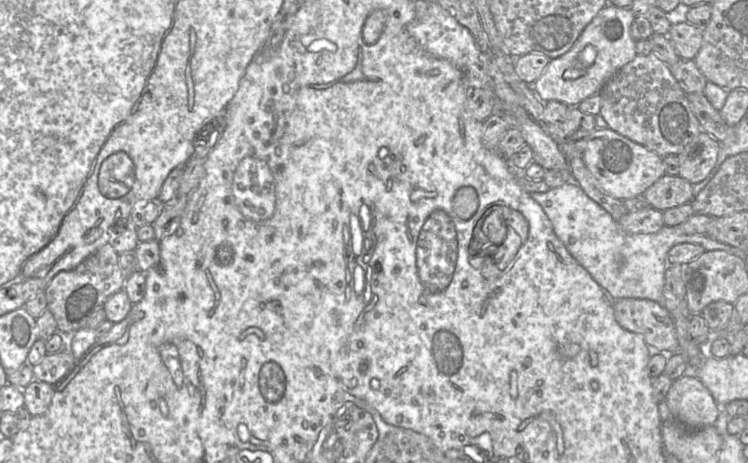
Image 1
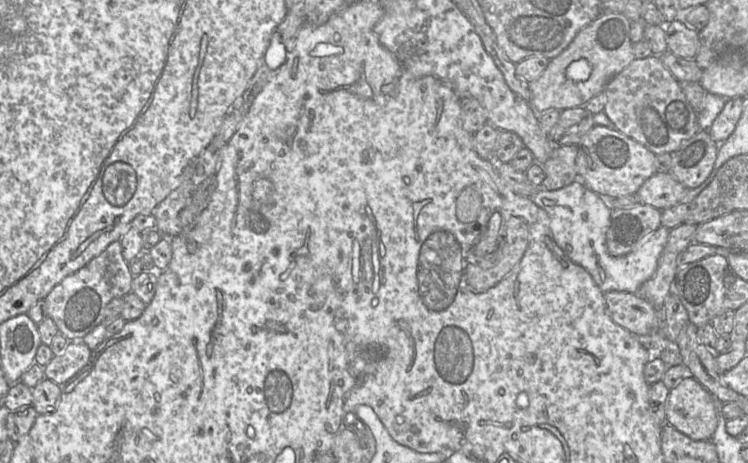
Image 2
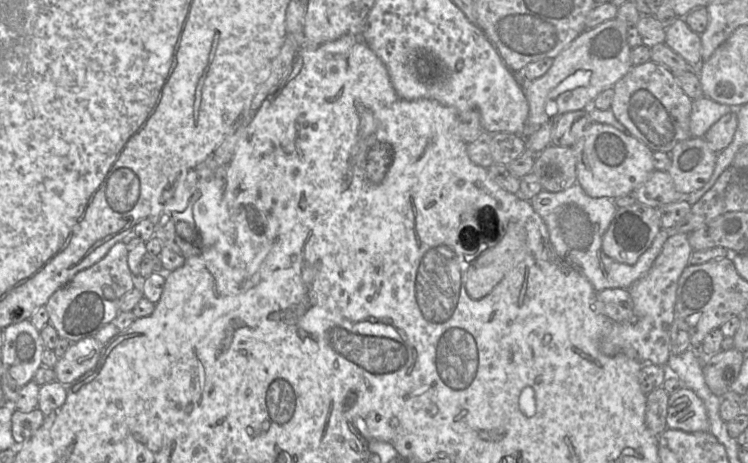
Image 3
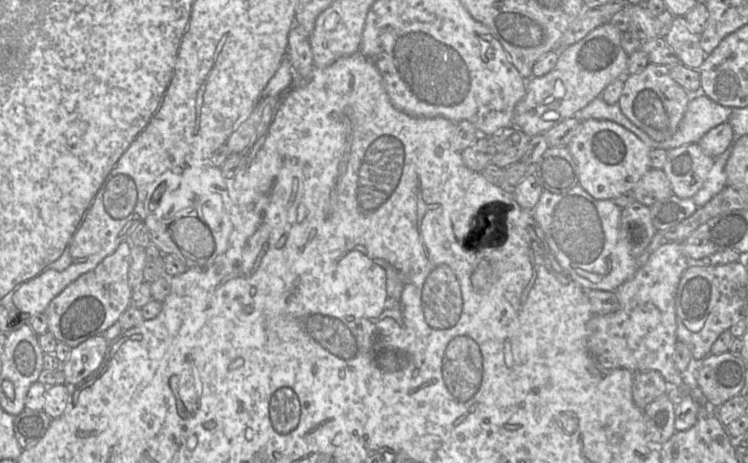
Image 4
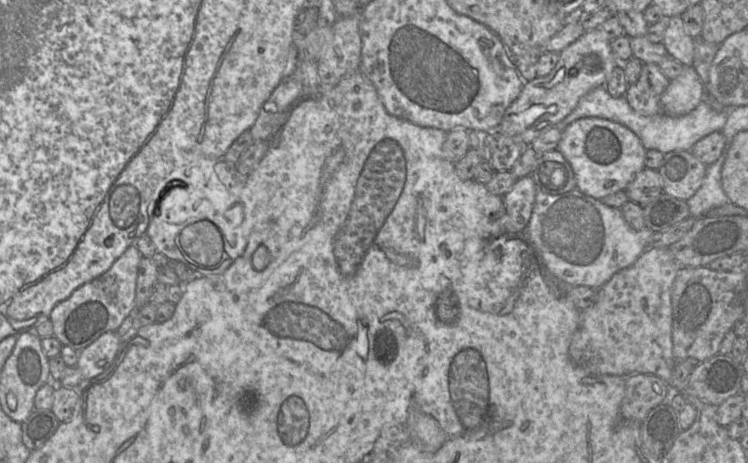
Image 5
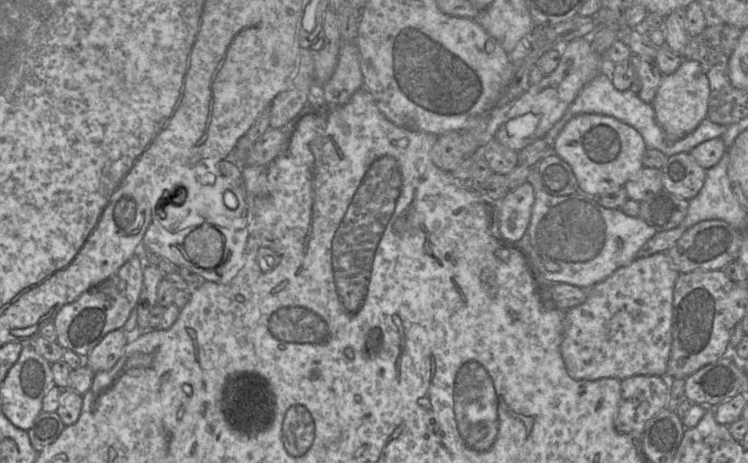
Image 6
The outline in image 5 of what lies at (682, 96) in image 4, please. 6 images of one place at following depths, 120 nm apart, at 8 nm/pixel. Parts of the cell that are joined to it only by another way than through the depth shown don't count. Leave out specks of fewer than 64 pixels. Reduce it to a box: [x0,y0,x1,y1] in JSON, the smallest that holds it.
[624,64,669,115]

